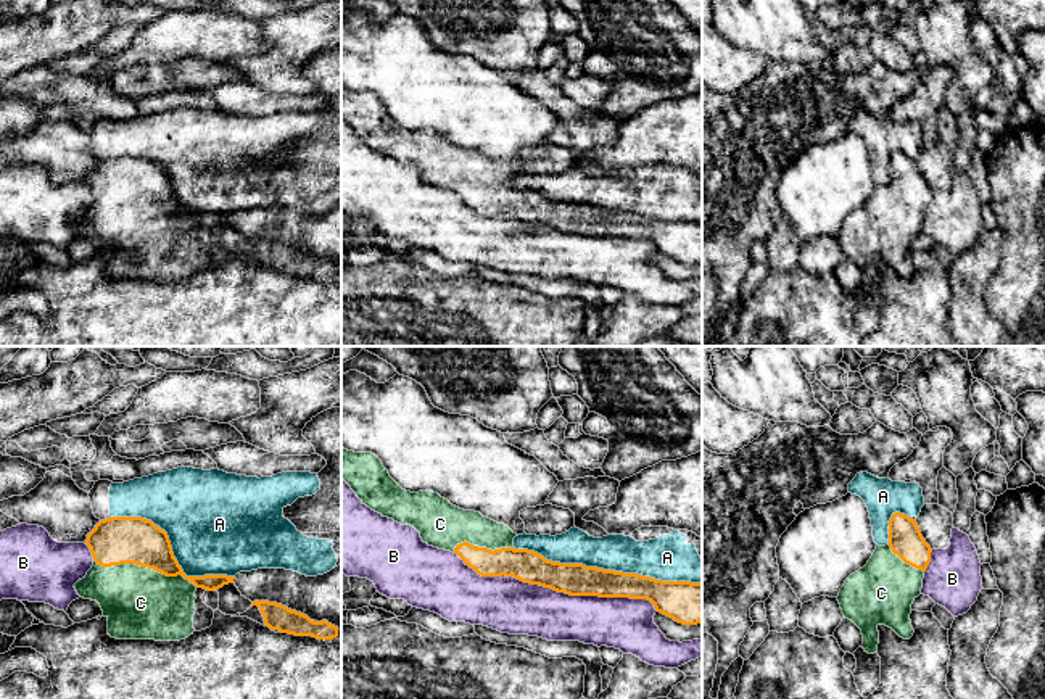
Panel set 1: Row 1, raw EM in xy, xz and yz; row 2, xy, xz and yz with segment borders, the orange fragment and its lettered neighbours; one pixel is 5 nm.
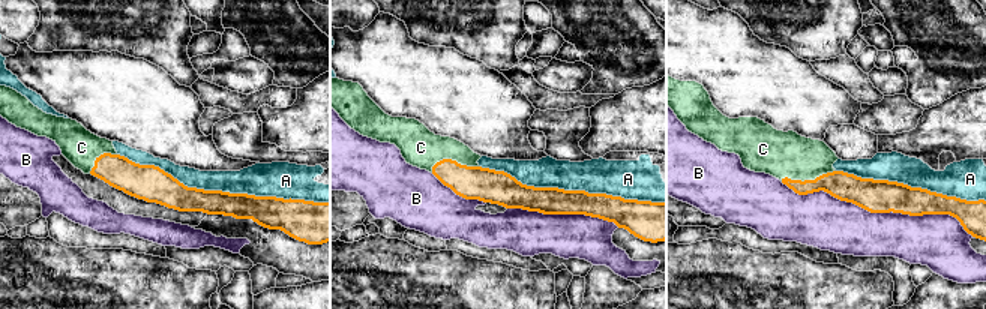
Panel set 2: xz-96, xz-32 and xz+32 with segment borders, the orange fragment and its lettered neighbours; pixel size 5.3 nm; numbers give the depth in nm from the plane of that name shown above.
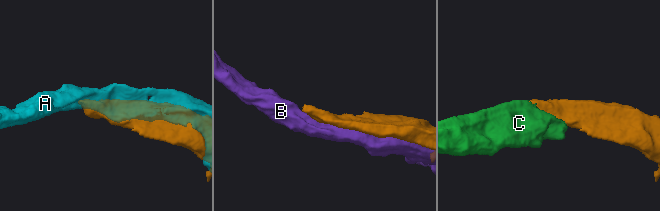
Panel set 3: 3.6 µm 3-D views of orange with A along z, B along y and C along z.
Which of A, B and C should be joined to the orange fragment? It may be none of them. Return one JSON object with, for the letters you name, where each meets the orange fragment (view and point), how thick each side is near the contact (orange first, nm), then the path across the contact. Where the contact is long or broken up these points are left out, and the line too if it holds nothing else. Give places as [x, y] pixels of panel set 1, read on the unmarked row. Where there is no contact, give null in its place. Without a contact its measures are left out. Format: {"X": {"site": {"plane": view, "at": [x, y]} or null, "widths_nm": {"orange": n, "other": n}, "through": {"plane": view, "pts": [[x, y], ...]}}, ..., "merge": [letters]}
{"C": {"site": {"plane": "xy", "at": [145, 205]}, "widths_nm": {"orange": 240, "other": 360}}, "merge": ["C"]}

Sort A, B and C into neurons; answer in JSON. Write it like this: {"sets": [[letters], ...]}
{"sets": [["A"], ["B"], ["C"]]}

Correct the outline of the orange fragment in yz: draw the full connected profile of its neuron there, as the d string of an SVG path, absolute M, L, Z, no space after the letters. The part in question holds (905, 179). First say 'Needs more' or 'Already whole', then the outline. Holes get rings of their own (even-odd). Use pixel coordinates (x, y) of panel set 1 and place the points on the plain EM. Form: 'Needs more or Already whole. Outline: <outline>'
Needs more. Outline: M895 151L889 159L889 182L886 185L876 185L868 203L845 219L837 240L844 256L861 269L861 287L865 292L878 292L879 264L892 267L903 279L913 275L915 269L910 259L911 243L921 234L931 192L932 188L923 177L916 159Z

